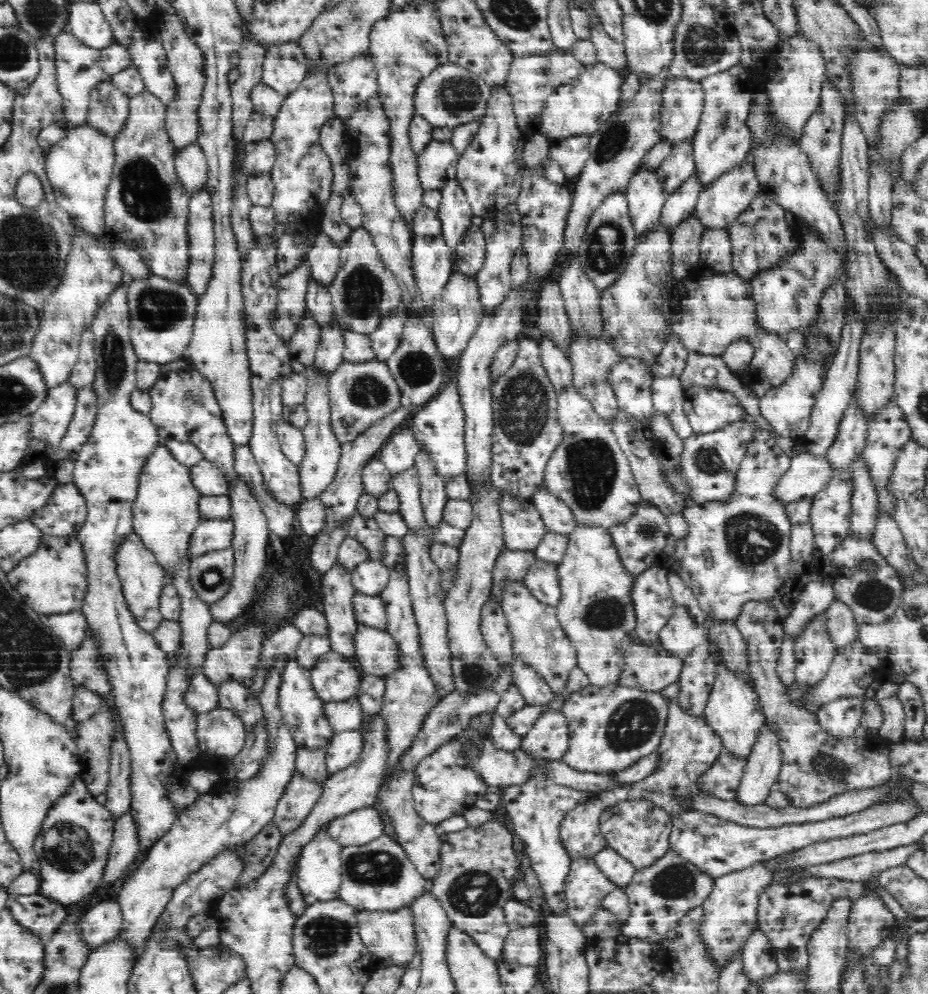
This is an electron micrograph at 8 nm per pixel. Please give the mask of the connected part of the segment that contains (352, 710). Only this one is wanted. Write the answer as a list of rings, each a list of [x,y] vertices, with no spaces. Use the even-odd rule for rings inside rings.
[[[357,696],[342,702],[325,703],[323,715],[332,727],[334,734],[348,730],[362,730],[363,714]]]

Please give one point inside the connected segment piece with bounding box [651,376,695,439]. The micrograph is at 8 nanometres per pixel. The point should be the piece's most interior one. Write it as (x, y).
(668, 398)

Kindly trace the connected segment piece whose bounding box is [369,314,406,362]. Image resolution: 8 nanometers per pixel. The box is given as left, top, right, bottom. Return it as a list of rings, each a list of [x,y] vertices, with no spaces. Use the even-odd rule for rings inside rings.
[[[392,316],[385,319],[378,330],[369,334],[378,360],[387,362],[392,357],[402,340],[405,325],[406,316]]]

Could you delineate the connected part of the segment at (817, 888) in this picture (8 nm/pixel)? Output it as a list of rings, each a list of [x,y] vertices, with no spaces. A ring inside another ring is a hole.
[[[806,866],[796,868],[796,870],[774,870],[771,884],[758,897],[757,919],[759,930],[764,932],[772,955],[774,955],[779,970],[782,972],[788,972],[788,970],[807,972],[809,962],[807,944],[811,934],[819,927],[832,903],[839,898],[844,897],[855,901],[866,891],[872,891],[872,893],[882,897],[882,901],[886,903],[897,922],[904,921],[907,917],[907,912],[878,883],[865,886],[863,882],[836,878],[812,878],[811,876],[805,878],[801,874],[805,868]],[[796,873],[798,873],[798,882],[789,882],[789,878]]]

